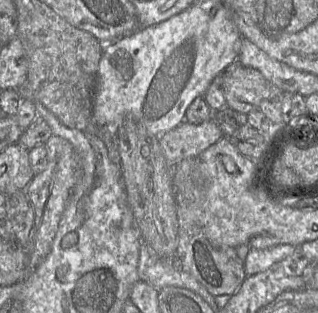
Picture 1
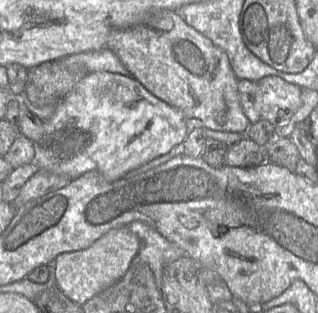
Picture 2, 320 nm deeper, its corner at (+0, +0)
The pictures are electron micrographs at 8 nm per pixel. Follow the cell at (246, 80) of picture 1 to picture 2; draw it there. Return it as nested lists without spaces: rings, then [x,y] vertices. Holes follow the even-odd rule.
[[[277,76],[257,82],[255,108],[262,120],[272,124],[289,119],[301,106],[302,88]]]

